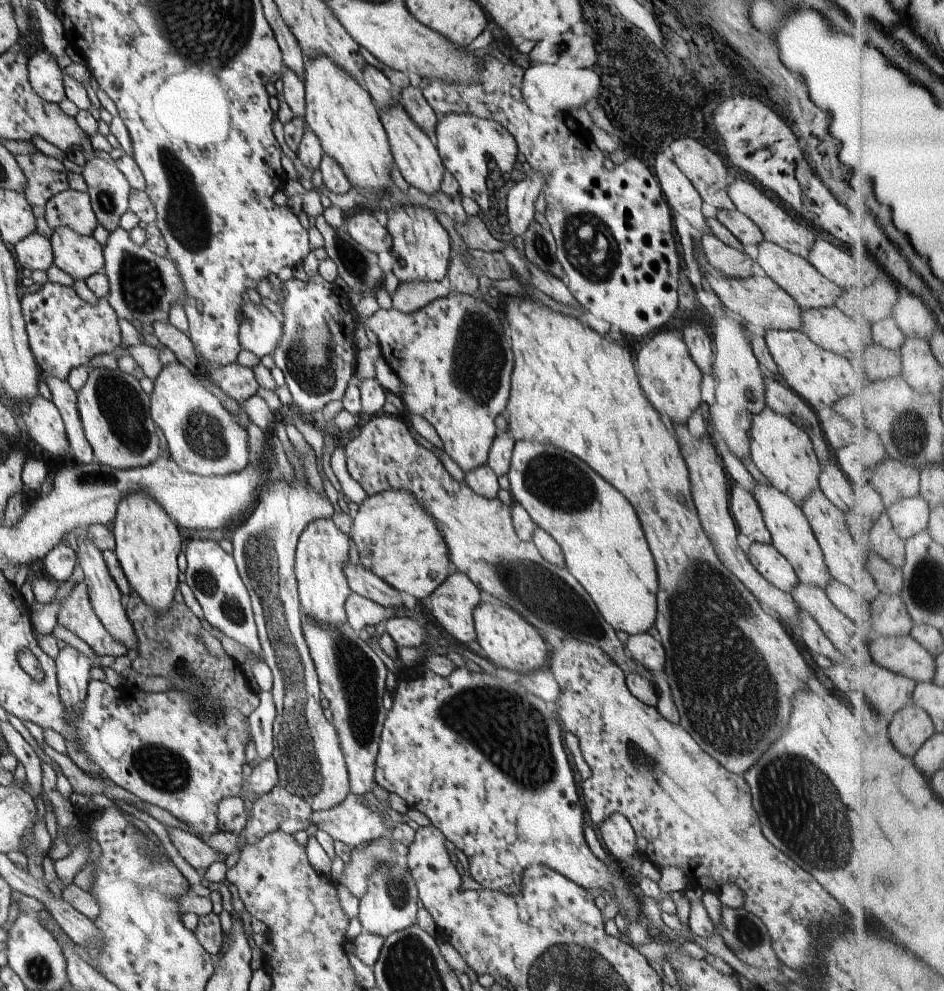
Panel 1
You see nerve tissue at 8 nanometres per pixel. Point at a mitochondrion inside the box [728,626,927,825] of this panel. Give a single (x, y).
(800, 652)

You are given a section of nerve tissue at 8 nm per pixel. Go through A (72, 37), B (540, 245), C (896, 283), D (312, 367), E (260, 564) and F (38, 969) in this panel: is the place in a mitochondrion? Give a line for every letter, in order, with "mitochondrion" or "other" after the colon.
A: other
B: mitochondrion
C: other
D: mitochondrion
E: mitochondrion
F: mitochondrion

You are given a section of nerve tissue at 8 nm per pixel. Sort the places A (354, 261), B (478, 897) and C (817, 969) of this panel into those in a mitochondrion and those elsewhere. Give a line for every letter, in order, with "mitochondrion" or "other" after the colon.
A: mitochondrion
B: other
C: other

